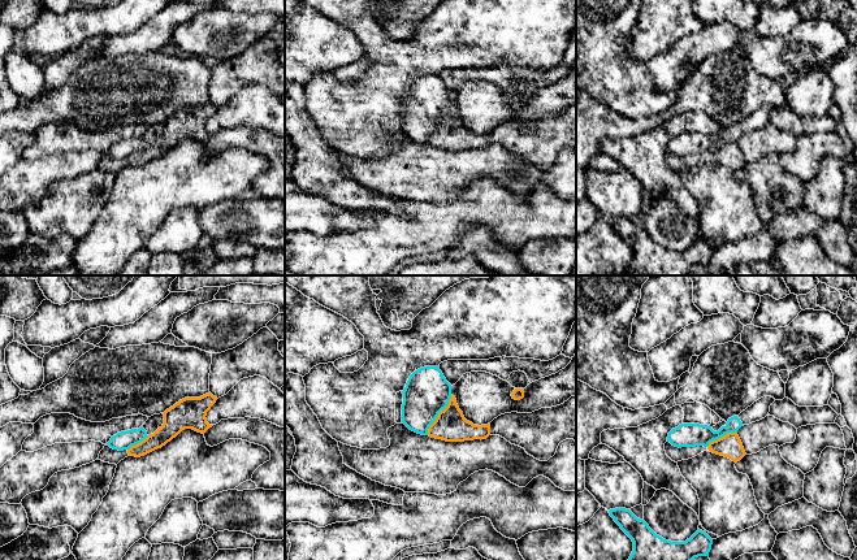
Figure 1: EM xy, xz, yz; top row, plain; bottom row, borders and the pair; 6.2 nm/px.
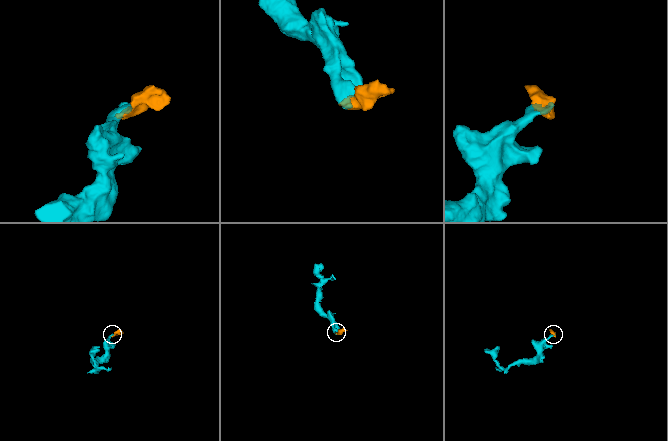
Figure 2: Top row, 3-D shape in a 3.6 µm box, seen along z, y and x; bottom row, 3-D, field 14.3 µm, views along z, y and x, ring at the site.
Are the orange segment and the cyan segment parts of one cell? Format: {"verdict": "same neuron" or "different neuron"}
{"verdict": "different neuron"}

